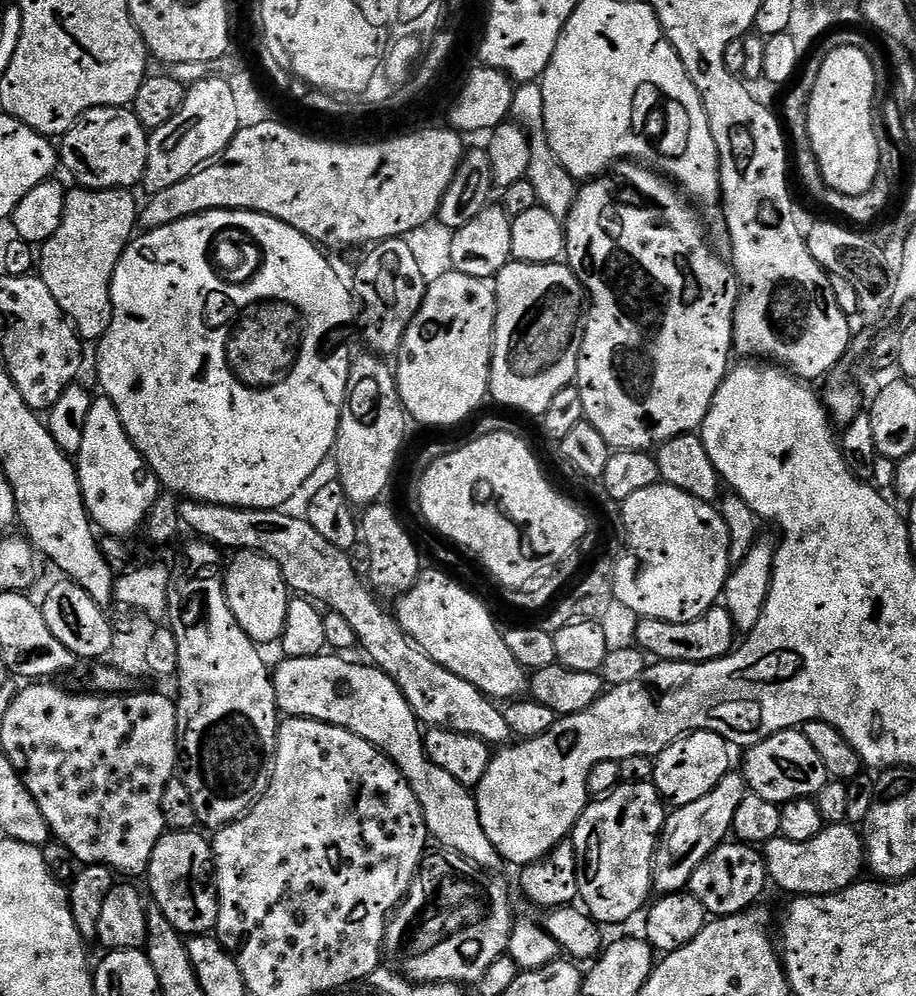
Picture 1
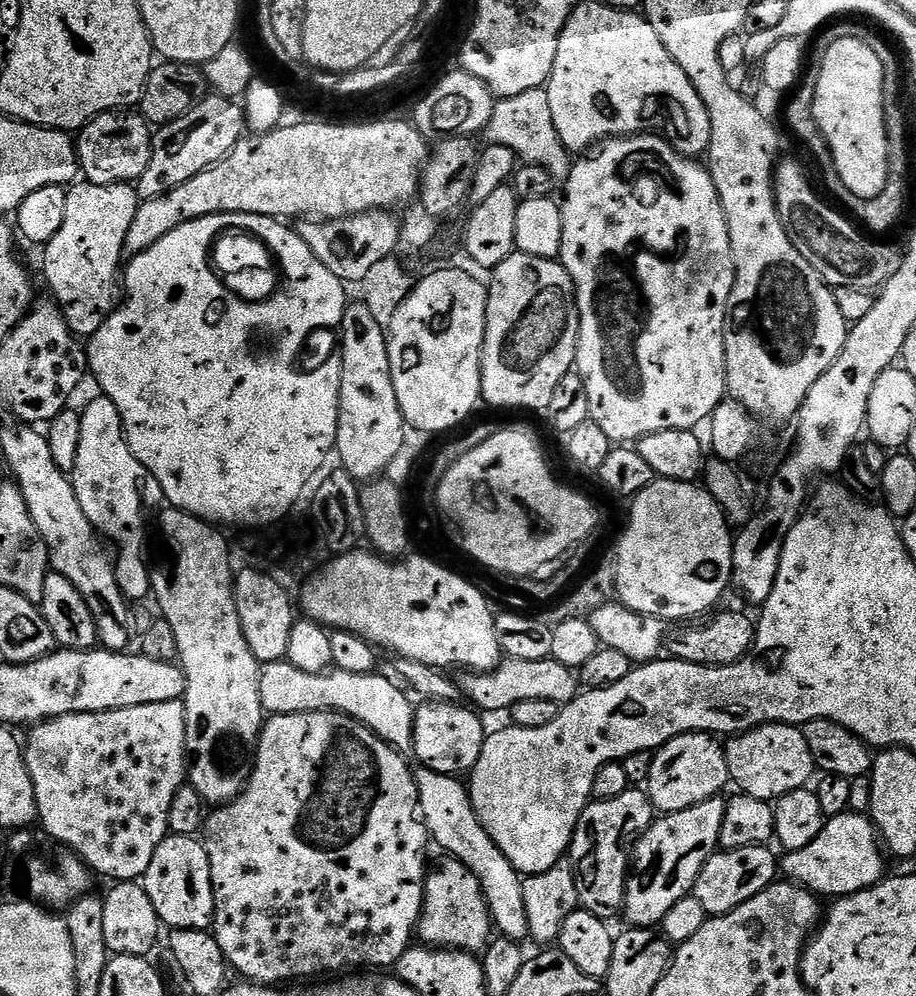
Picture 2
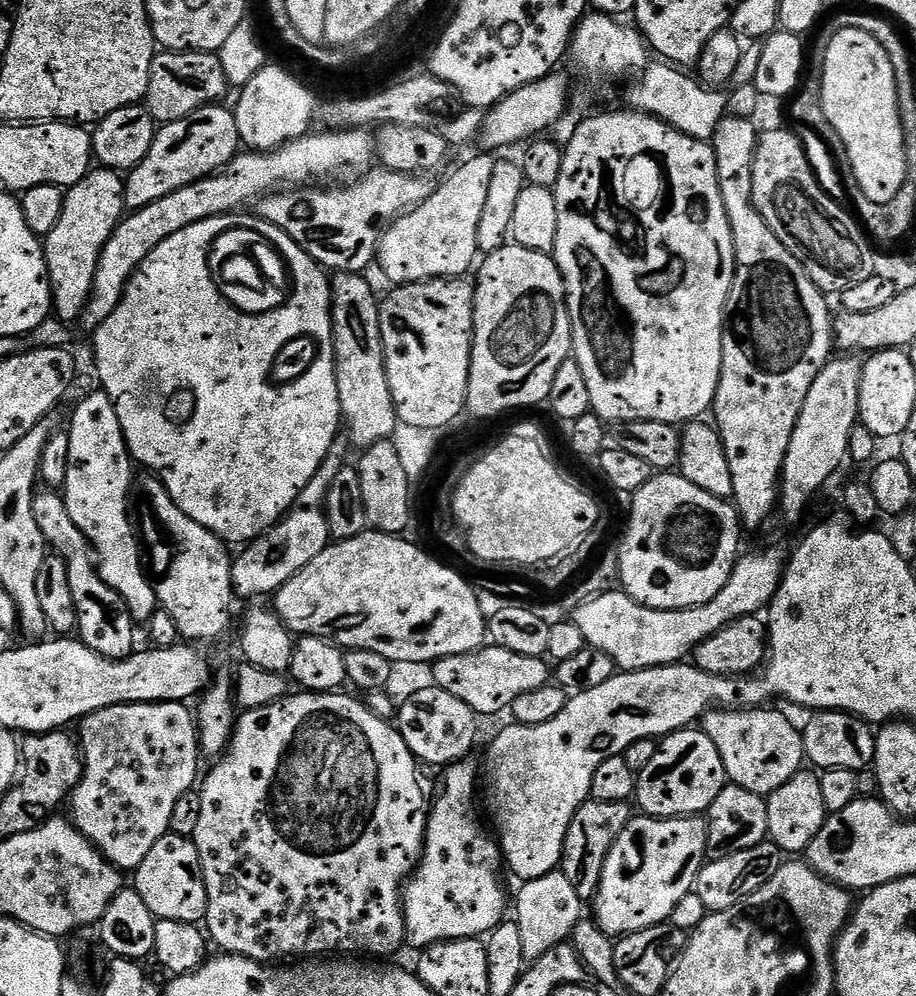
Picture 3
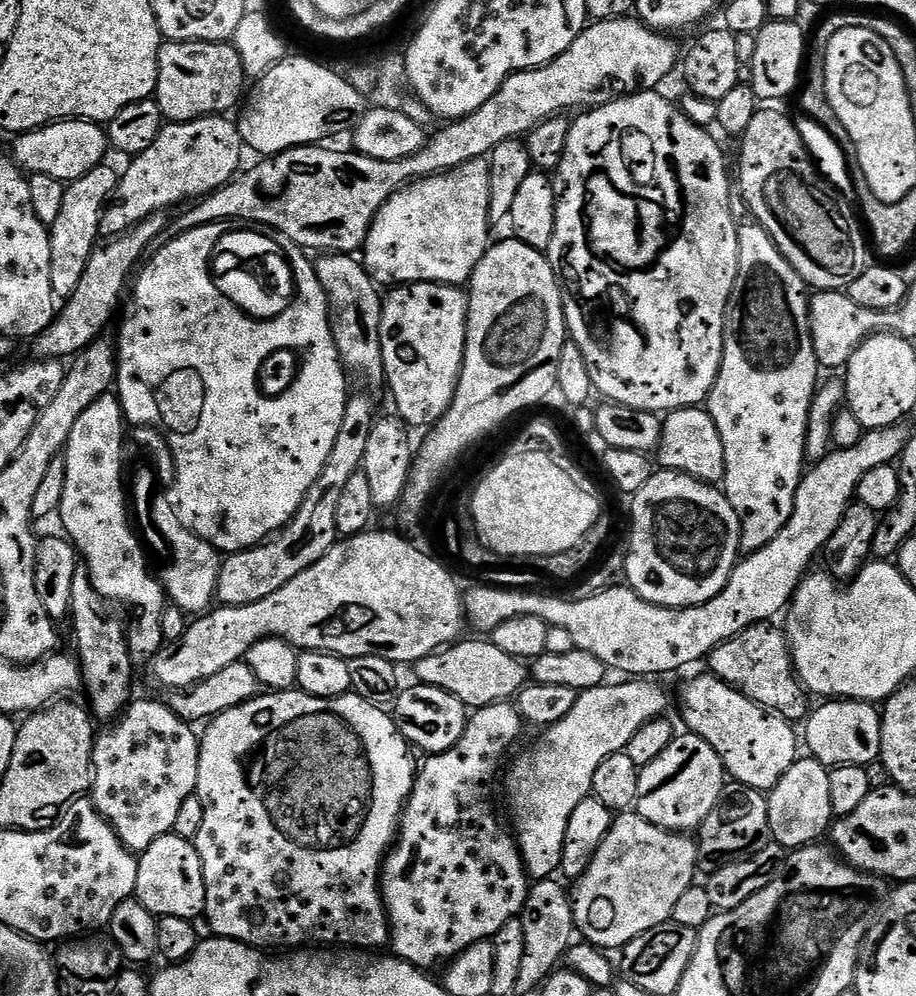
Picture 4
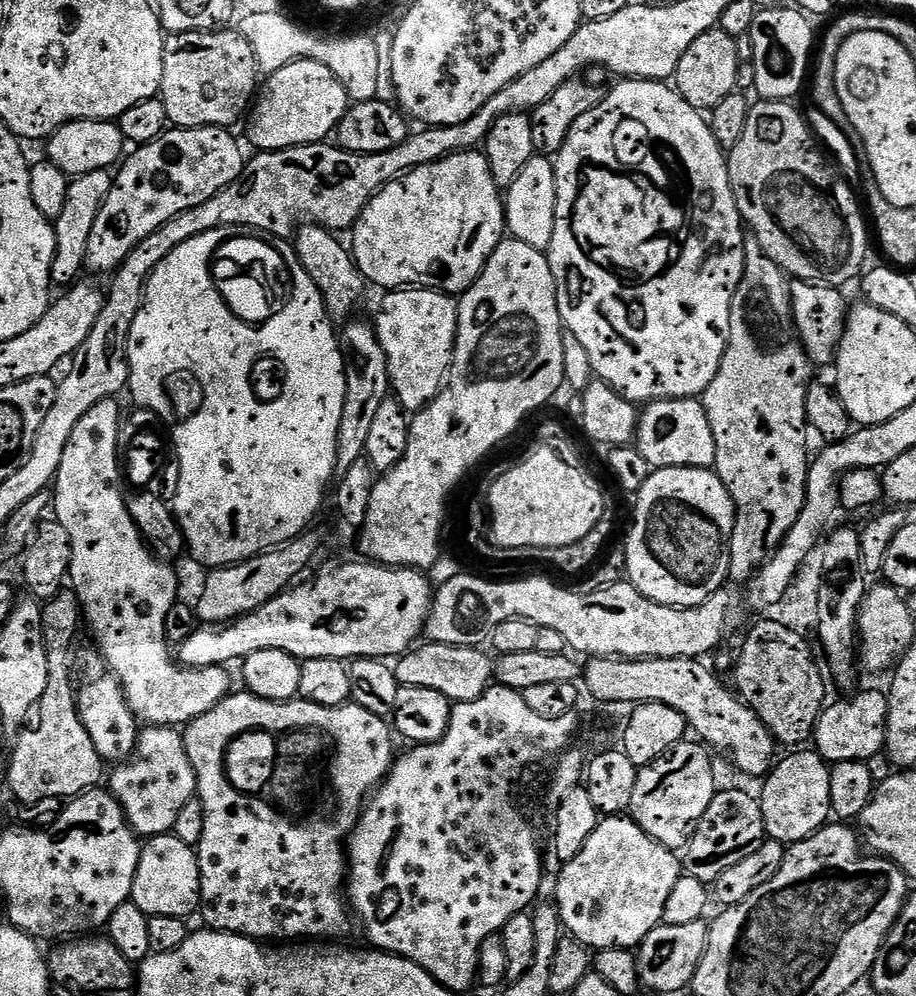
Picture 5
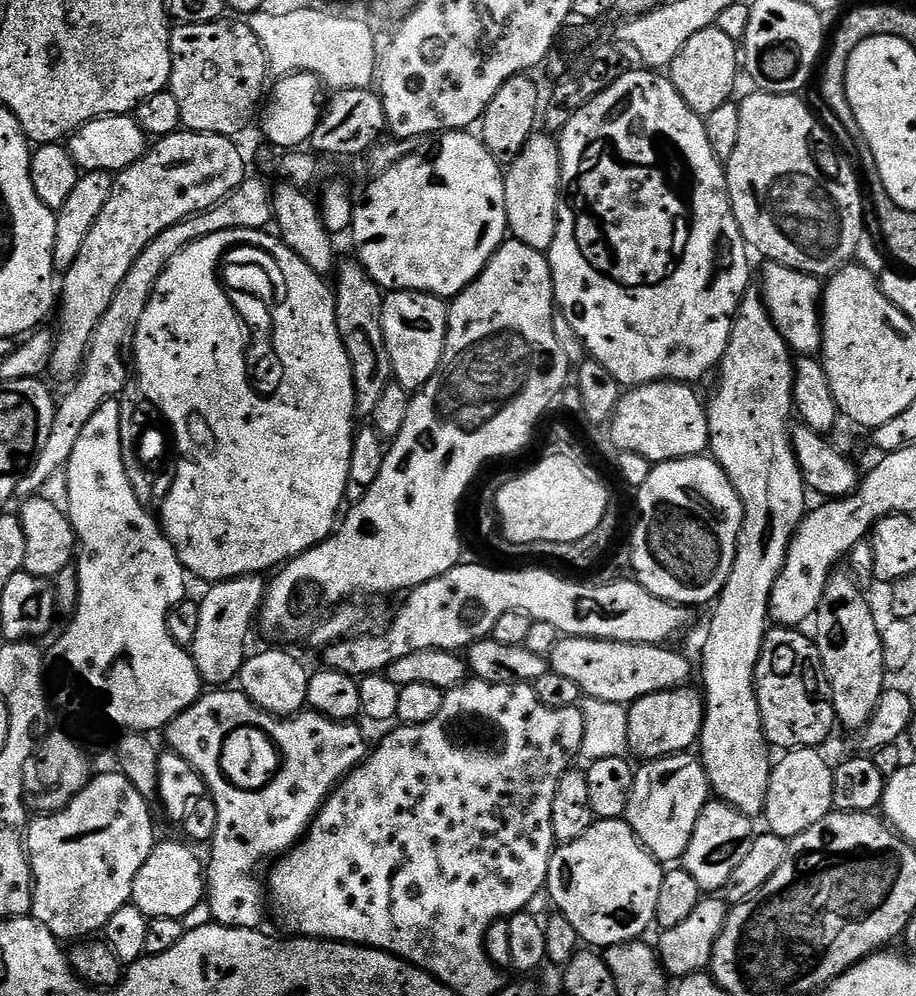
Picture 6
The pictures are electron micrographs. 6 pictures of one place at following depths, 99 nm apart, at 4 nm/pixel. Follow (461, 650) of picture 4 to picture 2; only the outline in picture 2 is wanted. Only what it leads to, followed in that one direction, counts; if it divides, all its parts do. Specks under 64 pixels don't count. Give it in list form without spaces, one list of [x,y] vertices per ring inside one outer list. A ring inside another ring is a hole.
[[[551,658],[534,662],[505,659],[492,672],[469,671],[461,676],[464,676],[458,680],[461,693],[469,696],[477,709],[485,708],[488,712],[500,712],[503,708],[510,710],[523,700],[553,700],[557,706],[563,706],[578,695],[577,673]]]

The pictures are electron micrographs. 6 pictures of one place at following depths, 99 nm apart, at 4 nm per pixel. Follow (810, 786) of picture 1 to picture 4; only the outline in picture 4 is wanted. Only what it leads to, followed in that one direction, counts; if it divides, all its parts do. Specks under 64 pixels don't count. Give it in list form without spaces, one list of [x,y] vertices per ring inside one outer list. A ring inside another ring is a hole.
[[[705,674],[694,677],[680,692],[680,712],[684,715],[683,727],[710,742],[710,746],[714,746],[714,750],[722,758],[725,773],[737,784],[744,784],[748,788],[767,794],[798,759],[798,732],[797,729],[796,732],[792,729],[795,728],[793,721],[746,698],[739,690],[730,687],[725,680],[720,680],[717,676]]]

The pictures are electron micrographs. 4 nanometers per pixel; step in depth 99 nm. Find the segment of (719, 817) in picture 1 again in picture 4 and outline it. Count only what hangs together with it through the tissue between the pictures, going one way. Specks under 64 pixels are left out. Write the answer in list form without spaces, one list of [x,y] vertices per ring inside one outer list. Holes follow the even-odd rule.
[[[632,810],[617,815],[602,846],[598,846],[590,866],[571,889],[572,913],[576,919],[577,933],[587,943],[595,944],[601,950],[622,950],[634,938],[654,930],[659,924],[671,921],[674,905],[678,898],[682,898],[682,894],[686,894],[688,888],[693,887],[695,880],[692,879],[695,876],[698,876],[696,840],[691,835],[668,832],[646,822]]]

